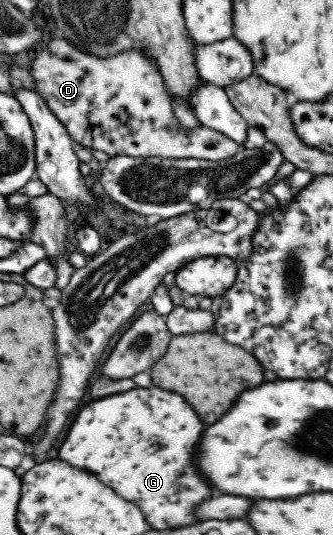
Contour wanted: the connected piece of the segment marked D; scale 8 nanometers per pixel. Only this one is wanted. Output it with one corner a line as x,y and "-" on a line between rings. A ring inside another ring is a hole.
56,36
31,62
31,75
36,83
35,91
43,97
48,109
64,124
71,139
85,148
96,149
110,158
129,156
132,158
202,159
224,161
242,151
240,144
222,133
205,127
185,129
179,127
172,110
171,97
155,63
143,51
128,49
112,57
90,55
80,51
66,38

